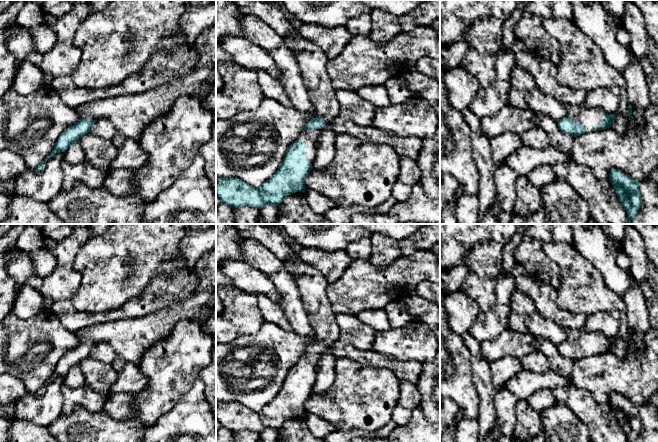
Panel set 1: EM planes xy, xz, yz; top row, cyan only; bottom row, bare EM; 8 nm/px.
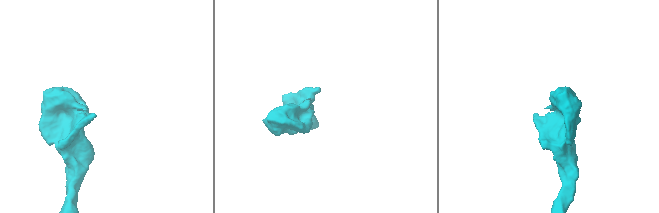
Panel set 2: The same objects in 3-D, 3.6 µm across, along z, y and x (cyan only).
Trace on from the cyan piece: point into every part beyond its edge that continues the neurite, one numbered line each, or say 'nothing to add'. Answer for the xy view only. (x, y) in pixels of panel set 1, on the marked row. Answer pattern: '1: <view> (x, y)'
1: xy (131, 114)

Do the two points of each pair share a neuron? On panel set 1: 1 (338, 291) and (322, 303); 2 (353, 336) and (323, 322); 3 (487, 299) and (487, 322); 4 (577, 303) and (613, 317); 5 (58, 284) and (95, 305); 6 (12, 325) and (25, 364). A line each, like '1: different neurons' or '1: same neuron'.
1: different neurons
2: different neurons
3: different neurons
4: different neurons
5: different neurons
6: same neuron

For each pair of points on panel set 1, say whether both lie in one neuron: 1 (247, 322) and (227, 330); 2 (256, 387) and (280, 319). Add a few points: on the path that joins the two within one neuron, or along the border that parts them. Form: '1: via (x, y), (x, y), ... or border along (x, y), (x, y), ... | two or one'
1: via (242, 322), (235, 322), (232, 325) | one
2: border along (264, 321), (275, 323), (285, 330), (292, 331) | two

